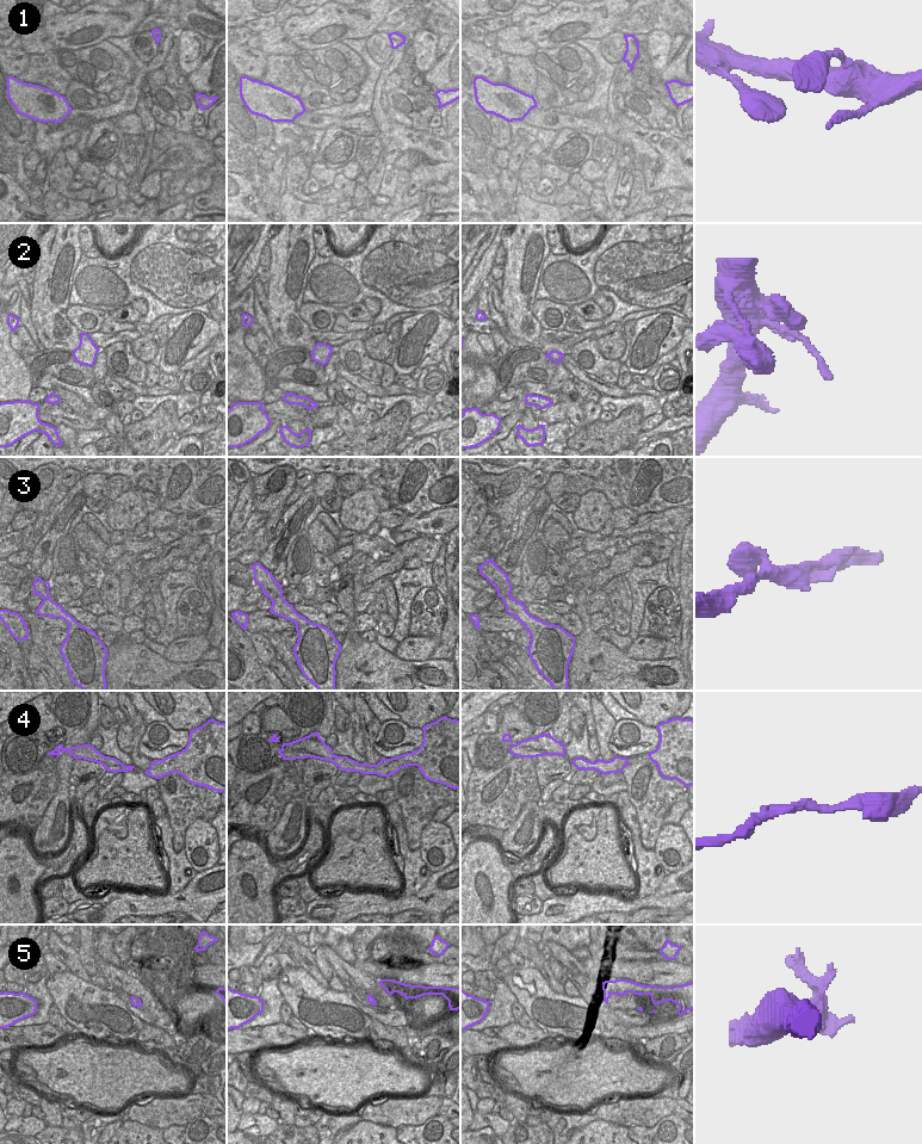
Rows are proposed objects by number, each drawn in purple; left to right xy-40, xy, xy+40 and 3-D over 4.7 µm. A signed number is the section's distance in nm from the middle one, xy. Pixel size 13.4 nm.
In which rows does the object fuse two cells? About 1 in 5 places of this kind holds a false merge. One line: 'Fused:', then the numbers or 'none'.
Fused: 5

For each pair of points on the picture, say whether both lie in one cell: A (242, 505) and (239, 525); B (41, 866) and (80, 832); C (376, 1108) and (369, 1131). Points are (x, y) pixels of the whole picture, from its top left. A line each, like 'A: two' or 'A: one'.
A: one
B: one
C: two

